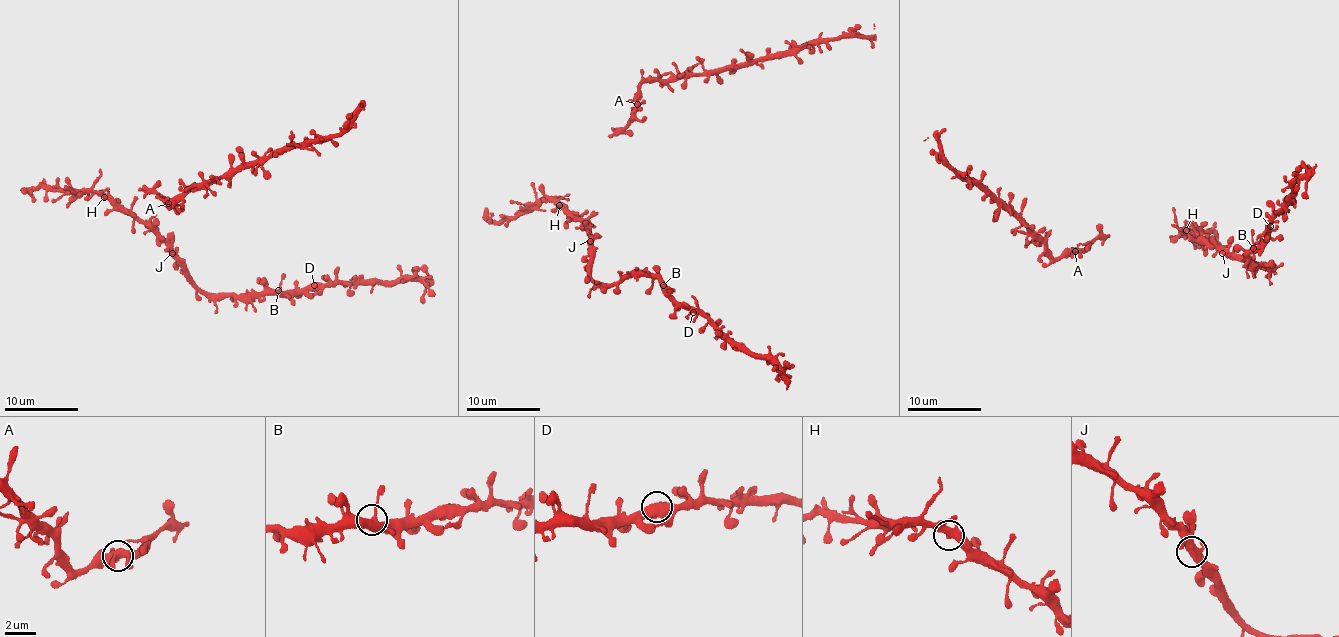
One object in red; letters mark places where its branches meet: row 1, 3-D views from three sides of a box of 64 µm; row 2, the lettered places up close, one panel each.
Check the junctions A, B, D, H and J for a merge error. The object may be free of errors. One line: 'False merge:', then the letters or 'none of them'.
False merge: none of them

